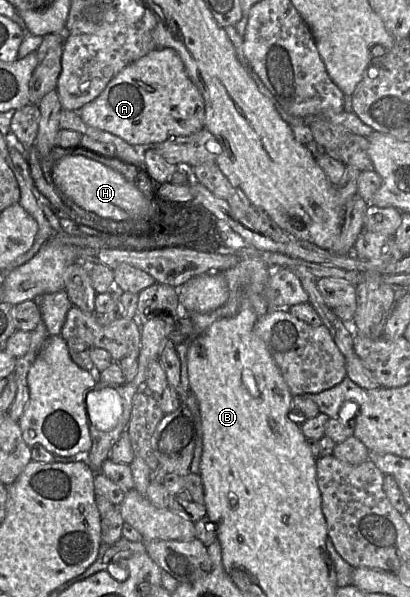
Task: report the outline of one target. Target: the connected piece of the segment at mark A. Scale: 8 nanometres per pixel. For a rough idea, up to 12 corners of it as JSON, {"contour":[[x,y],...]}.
{"contour":[[172,48],[122,69],[82,121],[134,148],[204,129]]}

